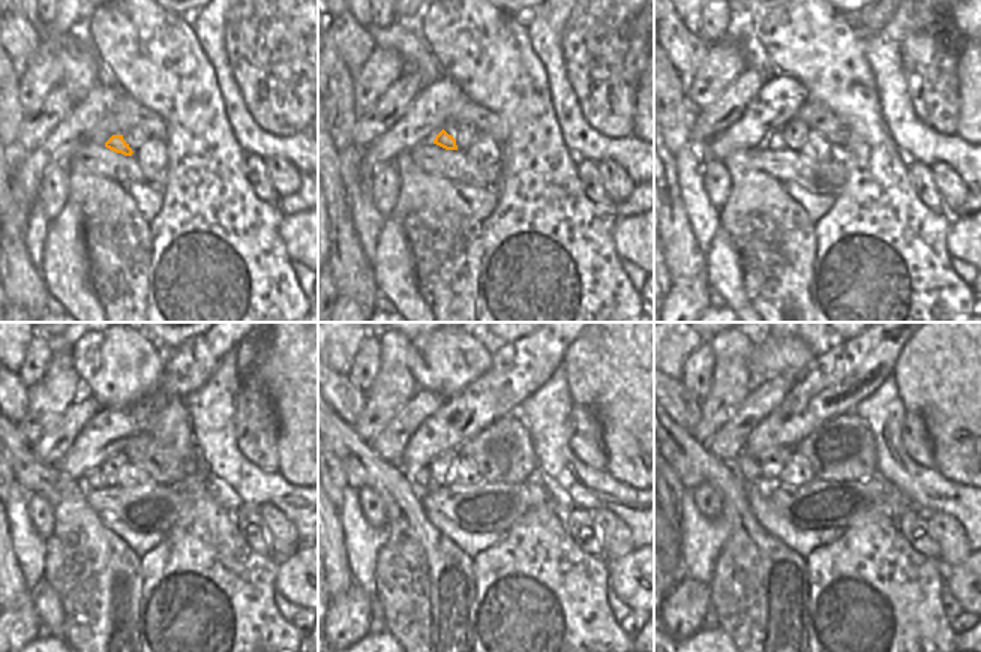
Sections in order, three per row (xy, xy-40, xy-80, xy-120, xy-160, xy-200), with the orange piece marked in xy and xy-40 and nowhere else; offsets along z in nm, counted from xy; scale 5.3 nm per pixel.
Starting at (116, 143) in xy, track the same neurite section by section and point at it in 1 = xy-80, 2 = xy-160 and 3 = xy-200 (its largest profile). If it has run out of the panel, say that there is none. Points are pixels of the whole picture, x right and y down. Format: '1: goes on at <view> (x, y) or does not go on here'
1: goes on at xy-80 (774, 141)
2: goes on at xy-160 (420, 478)
3: goes on at xy-200 (747, 468)

